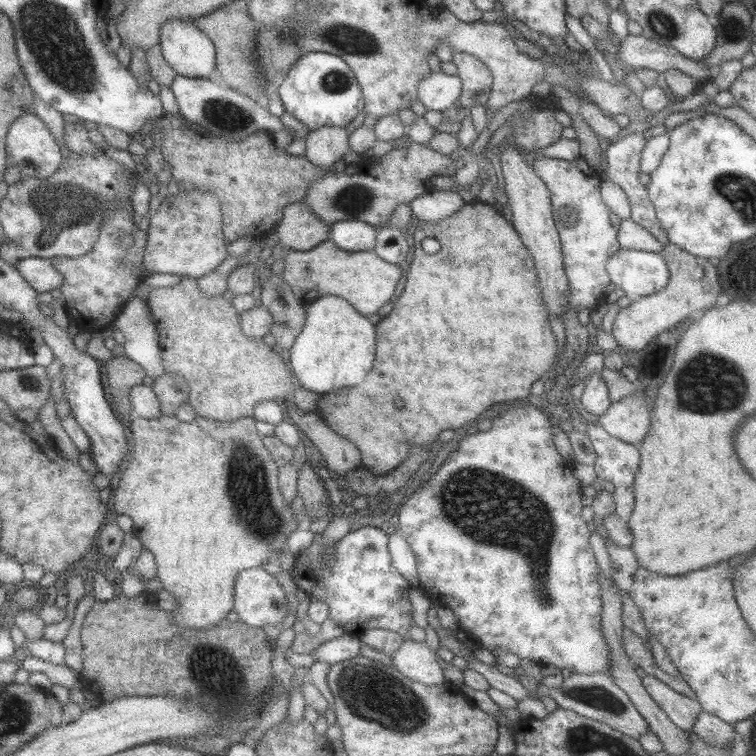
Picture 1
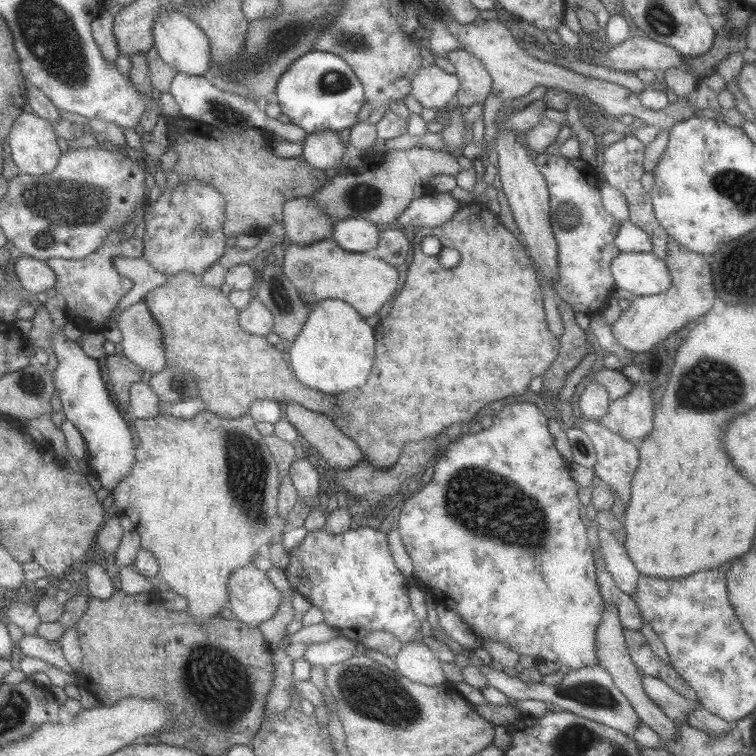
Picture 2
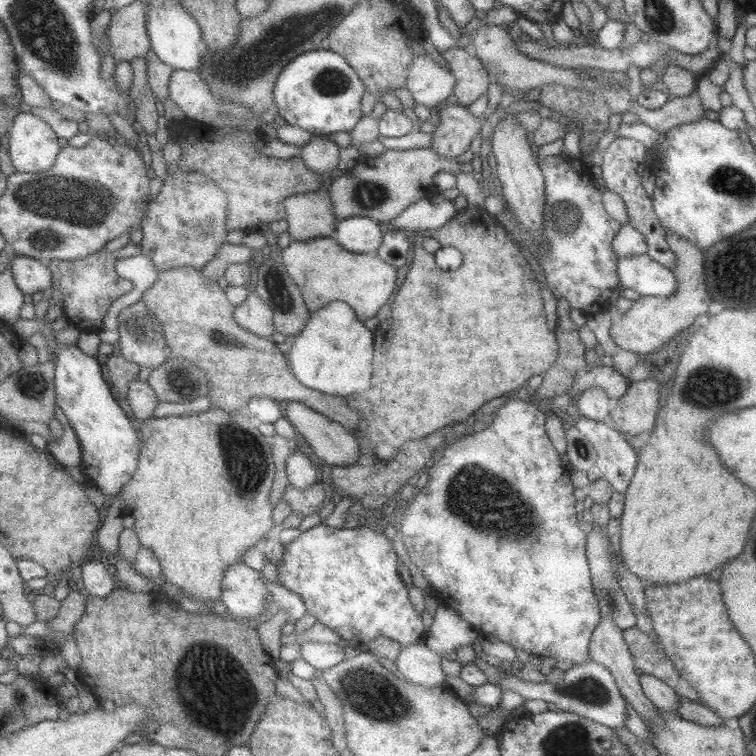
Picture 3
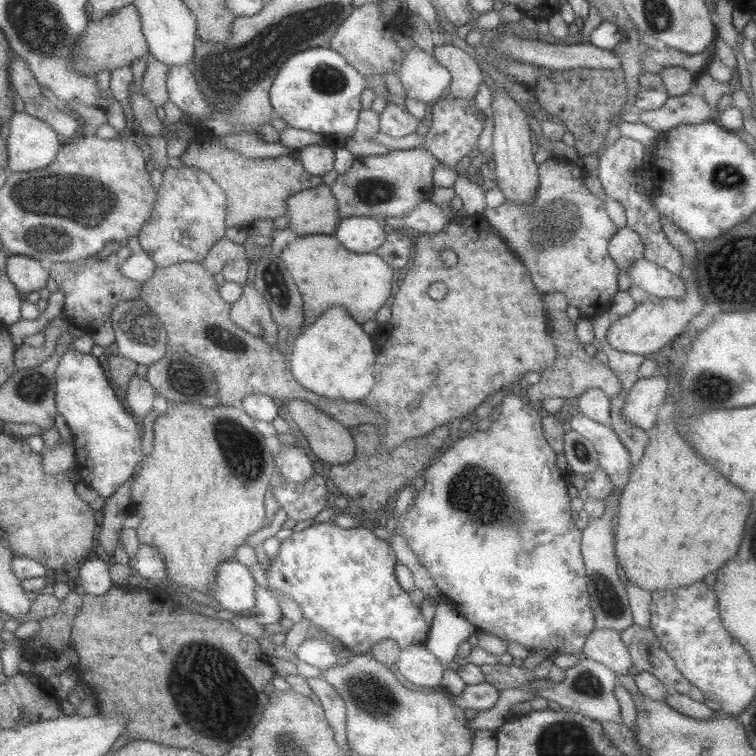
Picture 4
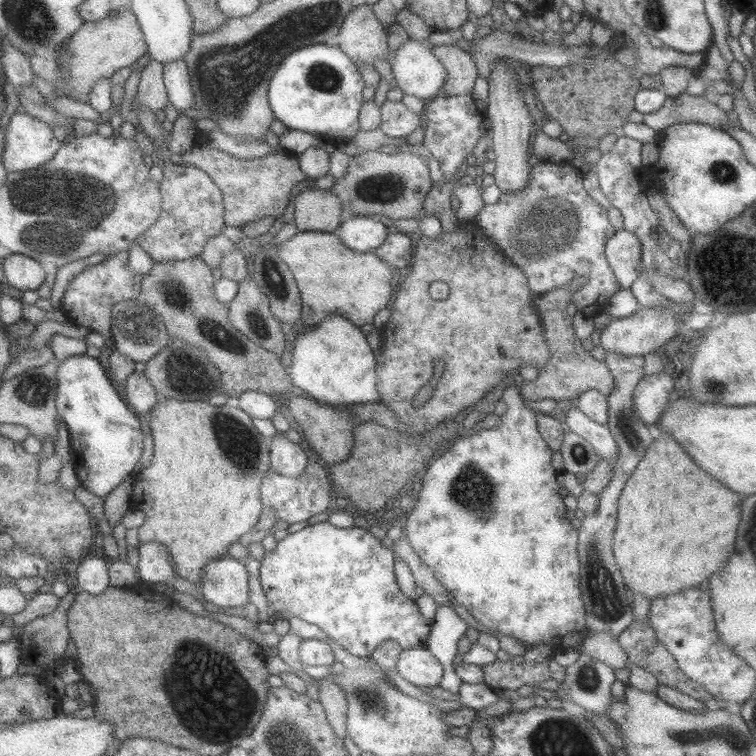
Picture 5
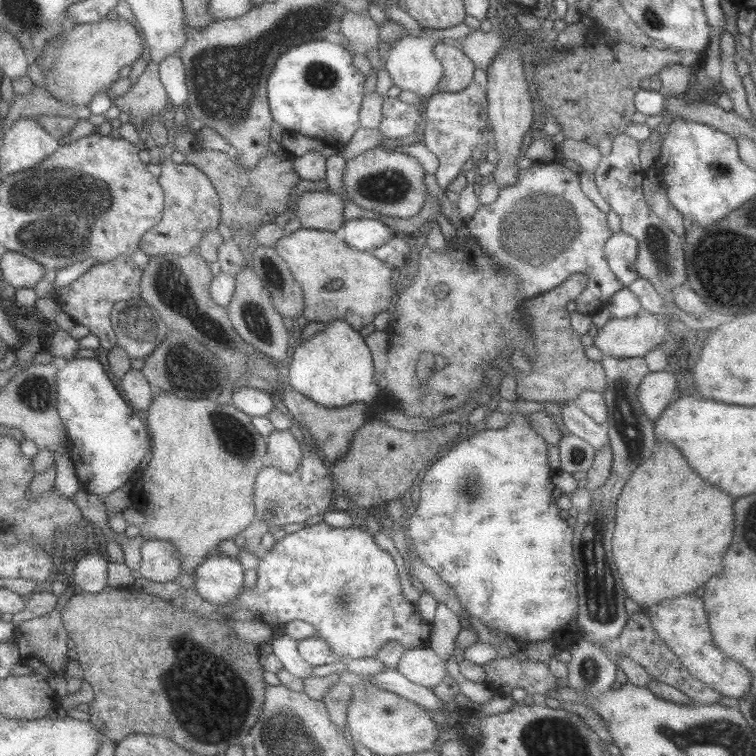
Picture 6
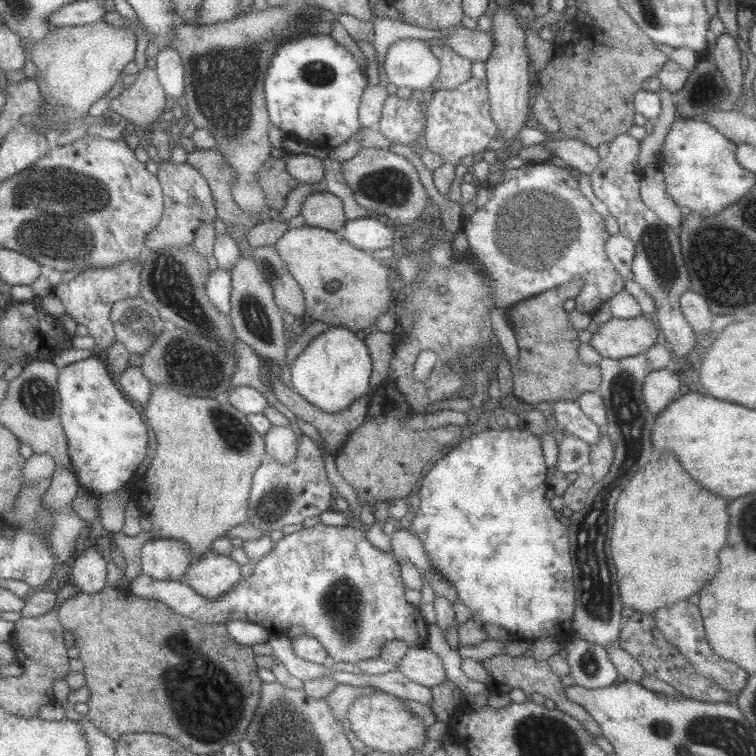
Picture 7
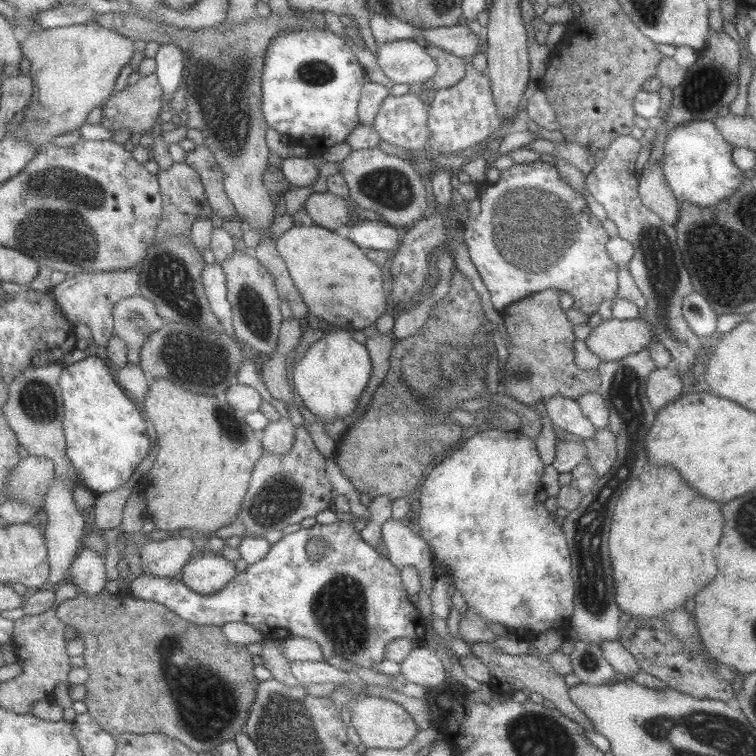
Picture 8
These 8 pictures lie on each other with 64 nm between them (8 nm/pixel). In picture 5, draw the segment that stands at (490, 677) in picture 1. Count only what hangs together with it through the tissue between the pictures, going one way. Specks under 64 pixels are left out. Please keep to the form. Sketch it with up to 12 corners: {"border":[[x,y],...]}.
{"border":[[580,645],[560,688],[547,696],[607,716],[614,669]]}

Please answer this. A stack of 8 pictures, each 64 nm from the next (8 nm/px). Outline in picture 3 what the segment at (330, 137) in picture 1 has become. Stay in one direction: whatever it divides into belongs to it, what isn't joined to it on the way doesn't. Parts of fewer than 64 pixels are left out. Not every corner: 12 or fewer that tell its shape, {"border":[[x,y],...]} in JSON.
{"border":[[315,135],[302,158],[314,172],[340,166],[342,147],[328,135]]}

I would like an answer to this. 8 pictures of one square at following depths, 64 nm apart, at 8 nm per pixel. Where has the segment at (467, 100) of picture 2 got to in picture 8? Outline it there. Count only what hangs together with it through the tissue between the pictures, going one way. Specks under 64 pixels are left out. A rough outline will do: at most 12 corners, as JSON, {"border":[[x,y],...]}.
{"border":[[425,44],[438,68],[422,86],[446,89],[464,78],[465,59]]}

